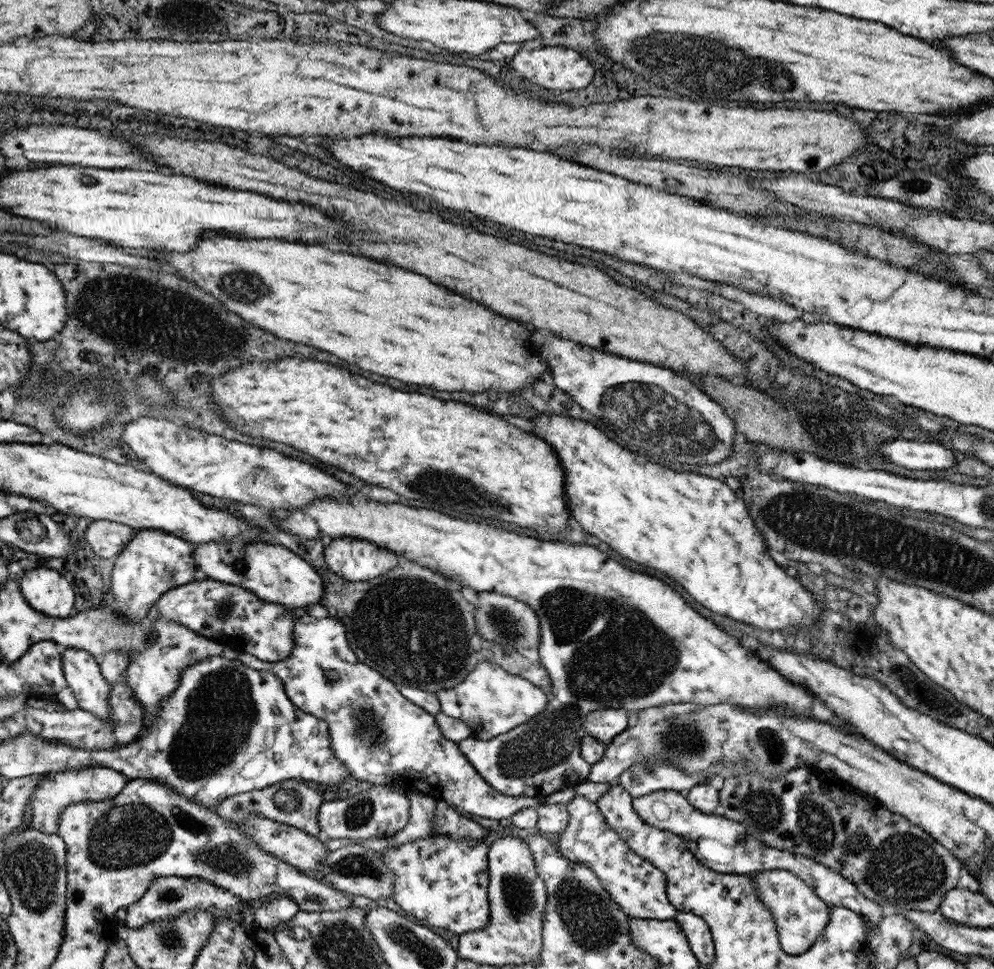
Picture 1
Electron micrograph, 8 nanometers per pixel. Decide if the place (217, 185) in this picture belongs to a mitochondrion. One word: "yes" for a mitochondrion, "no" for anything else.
no

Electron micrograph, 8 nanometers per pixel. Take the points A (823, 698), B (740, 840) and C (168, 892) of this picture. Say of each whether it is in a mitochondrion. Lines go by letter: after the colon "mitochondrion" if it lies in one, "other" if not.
A: other
B: mitochondrion
C: mitochondrion

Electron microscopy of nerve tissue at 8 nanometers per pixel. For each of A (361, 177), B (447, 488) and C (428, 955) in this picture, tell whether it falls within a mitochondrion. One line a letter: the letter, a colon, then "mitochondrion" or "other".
A: other
B: mitochondrion
C: mitochondrion

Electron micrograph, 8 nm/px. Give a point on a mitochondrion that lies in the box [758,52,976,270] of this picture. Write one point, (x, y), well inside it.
(912, 185)

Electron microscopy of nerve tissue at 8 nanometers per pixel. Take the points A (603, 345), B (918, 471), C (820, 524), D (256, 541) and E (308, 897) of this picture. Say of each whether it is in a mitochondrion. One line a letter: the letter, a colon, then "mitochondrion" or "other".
A: other
B: other
C: mitochondrion
D: other
E: mitochondrion

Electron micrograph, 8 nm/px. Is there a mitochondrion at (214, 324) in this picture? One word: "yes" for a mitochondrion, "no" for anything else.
yes

